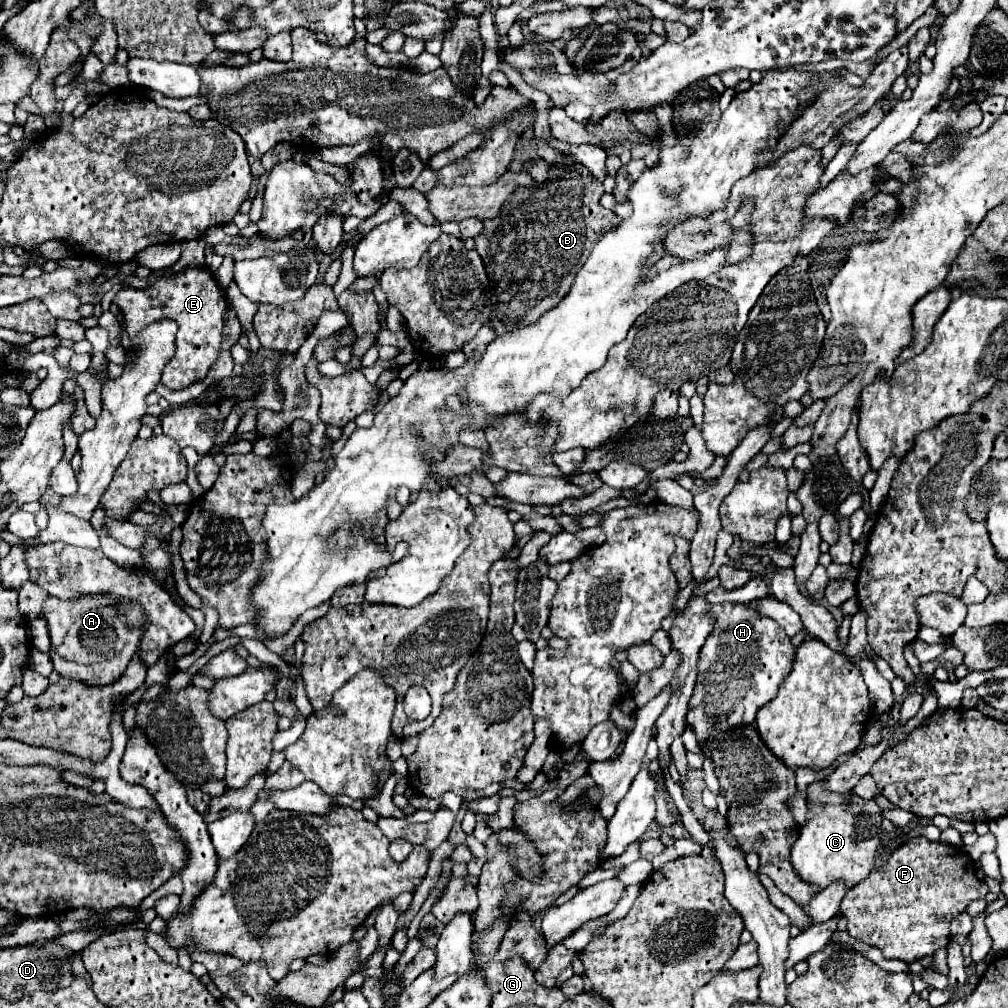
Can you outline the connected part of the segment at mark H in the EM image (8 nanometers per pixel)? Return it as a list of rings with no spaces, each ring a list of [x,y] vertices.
[[[720,603],[712,605],[714,629],[706,639],[698,659],[698,681],[686,713],[686,727],[696,735],[698,747],[710,759],[706,741],[742,725],[752,725],[760,707],[770,703],[780,683],[792,669],[796,649],[786,631],[770,617],[762,617],[754,607]]]

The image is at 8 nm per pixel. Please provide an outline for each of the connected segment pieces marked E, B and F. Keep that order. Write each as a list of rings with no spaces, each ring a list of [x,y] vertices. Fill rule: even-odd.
[[[190,267],[170,279],[166,277],[158,279],[146,291],[136,291],[136,289],[120,291],[114,303],[124,313],[126,329],[130,337],[136,337],[136,331],[164,317],[174,319],[178,323],[180,329],[176,335],[176,355],[164,367],[162,373],[162,383],[168,389],[184,389],[190,383],[206,377],[210,365],[216,361],[220,353],[222,325],[224,325],[224,315],[228,311],[228,299],[208,269],[204,271],[202,267]]]
[[[566,159],[562,165],[550,165],[546,181],[536,183],[534,187],[514,189],[510,201],[506,201],[502,207],[502,213],[490,221],[484,221],[484,231],[474,241],[490,279],[490,327],[496,335],[508,333],[510,329],[520,329],[522,325],[532,325],[542,313],[558,305],[558,301],[562,301],[562,297],[570,291],[574,273],[586,263],[592,245],[600,241],[604,233],[614,229],[618,221],[622,221],[618,215],[614,215],[614,211],[600,205],[602,195],[602,183],[596,181],[584,165]]]
[[[916,837],[898,847],[890,859],[866,877],[866,881],[846,893],[842,899],[840,911],[848,919],[850,937],[878,947],[886,959],[900,959],[904,963],[914,963],[924,957],[932,957],[938,949],[948,947],[950,943],[950,921],[964,913],[968,905],[976,899],[984,899],[988,895],[988,885],[978,879],[976,865],[972,857],[956,845],[932,843],[926,837]]]

